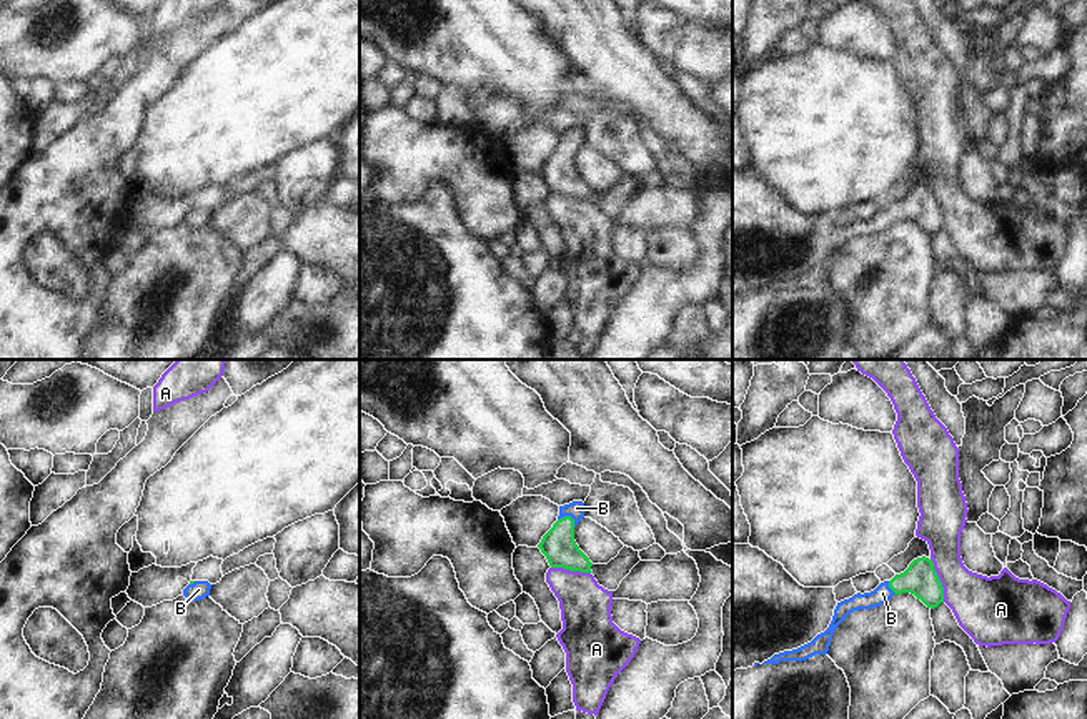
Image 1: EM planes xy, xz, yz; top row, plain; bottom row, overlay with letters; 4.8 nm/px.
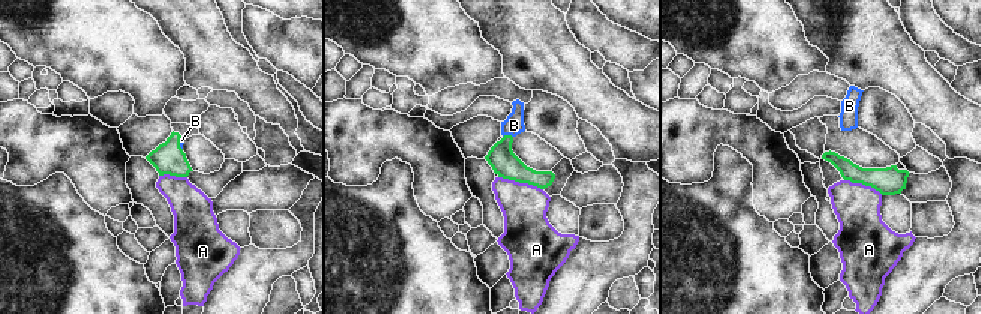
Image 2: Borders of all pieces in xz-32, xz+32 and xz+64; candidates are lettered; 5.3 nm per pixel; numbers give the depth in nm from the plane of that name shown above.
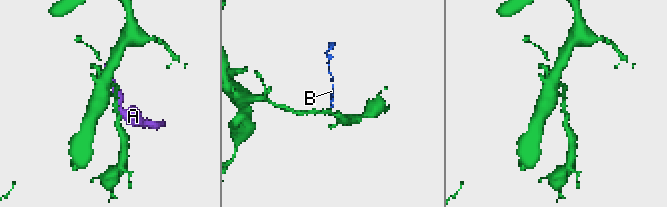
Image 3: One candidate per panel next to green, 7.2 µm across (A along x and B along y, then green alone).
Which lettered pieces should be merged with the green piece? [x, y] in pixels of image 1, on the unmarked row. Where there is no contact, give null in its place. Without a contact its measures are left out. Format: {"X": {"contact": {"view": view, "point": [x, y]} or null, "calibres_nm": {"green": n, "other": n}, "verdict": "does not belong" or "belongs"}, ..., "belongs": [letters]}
{"A": {"contact": {"view": "yz", "point": [939, 207]}, "calibres_nm": {"green": 160, "other": 280}, "verdict": "does not belong"}, "B": {"contact": {"view": "xz", "point": [570, 143]}, "calibres_nm": {"green": 170, "other": 80}, "verdict": "belongs"}, "belongs": ["B"]}

